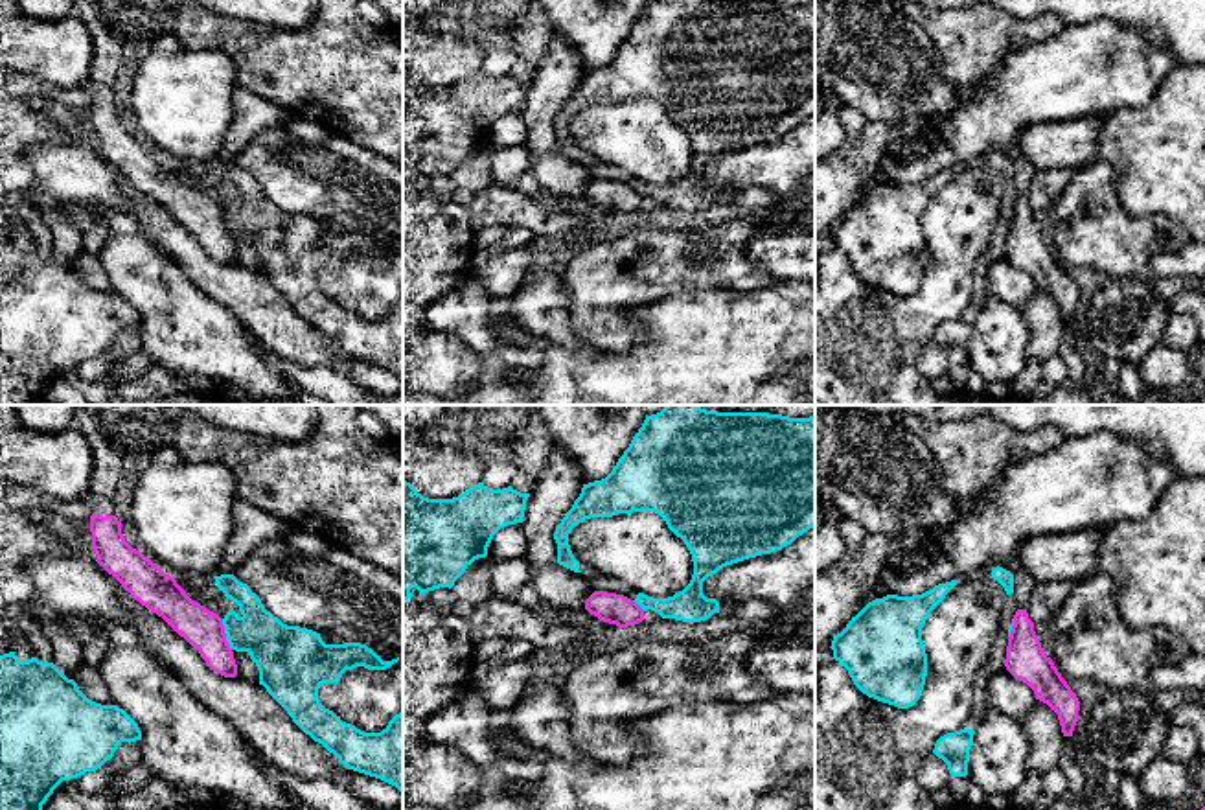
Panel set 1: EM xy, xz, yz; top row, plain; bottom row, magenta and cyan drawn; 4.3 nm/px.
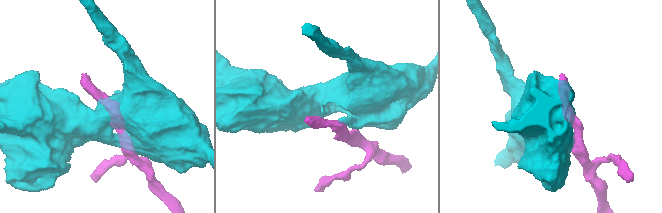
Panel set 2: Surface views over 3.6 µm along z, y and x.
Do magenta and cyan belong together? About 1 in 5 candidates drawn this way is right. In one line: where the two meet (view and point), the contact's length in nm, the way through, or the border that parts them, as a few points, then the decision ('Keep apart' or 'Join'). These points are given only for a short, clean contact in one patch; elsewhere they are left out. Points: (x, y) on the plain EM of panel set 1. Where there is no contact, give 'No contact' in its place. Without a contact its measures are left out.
Touches magenta at xy (225, 221). Shared border 140 nm. Boundary: xy (221, 207), (225, 227), (232, 236). Keep apart

